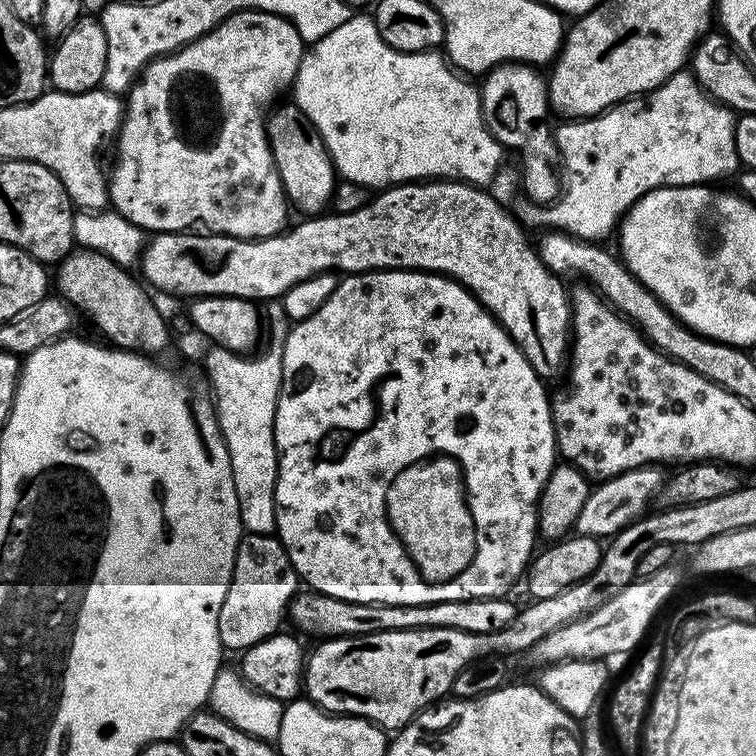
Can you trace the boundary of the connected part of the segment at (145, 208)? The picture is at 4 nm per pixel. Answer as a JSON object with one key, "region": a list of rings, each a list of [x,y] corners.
{"region":[[[245,10],[228,16],[221,24],[211,28],[206,35],[190,42],[185,48],[179,48],[177,52],[169,52],[166,56],[157,56],[147,68],[139,73],[136,83],[132,85],[126,96],[126,107],[122,112],[122,123],[118,139],[115,141],[115,143],[117,142],[116,165],[113,166],[112,172],[110,168],[108,194],[111,207],[128,219],[130,223],[134,223],[140,229],[147,230],[152,234],[192,230],[197,227],[195,224],[201,224],[204,227],[201,229],[207,230],[209,233],[237,236],[239,240],[264,240],[267,236],[278,236],[285,231],[290,224],[288,221],[290,201],[284,194],[284,184],[276,169],[272,146],[268,143],[266,117],[273,105],[281,99],[279,96],[287,88],[289,91],[293,87],[296,72],[300,68],[300,59],[304,56],[305,51],[306,42],[290,21],[269,12]]]}

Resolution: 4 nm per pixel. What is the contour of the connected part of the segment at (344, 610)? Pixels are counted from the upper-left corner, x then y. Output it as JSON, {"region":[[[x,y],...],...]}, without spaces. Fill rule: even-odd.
{"region":[[[311,590],[293,596],[290,620],[315,638],[365,636],[371,632],[393,632],[403,628],[440,628],[438,604],[358,604],[354,600],[342,600],[336,594],[323,596],[321,592]]]}

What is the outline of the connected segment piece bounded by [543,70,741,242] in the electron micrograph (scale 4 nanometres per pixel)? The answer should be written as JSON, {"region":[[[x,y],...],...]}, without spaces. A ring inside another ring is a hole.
{"region":[[[681,70],[653,92],[623,100],[598,116],[564,122],[560,129],[555,129],[554,137],[566,183],[555,203],[543,209],[547,227],[578,240],[600,242],[603,236],[611,232],[613,235],[624,213],[647,192],[655,188],[704,186],[732,171],[735,173],[741,167],[740,156],[736,153],[736,121],[732,108],[709,96],[691,71]]]}

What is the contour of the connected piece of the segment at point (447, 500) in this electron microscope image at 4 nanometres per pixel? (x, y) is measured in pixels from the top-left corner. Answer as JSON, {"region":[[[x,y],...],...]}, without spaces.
{"region":[[[438,462],[434,466],[414,466],[406,472],[400,472],[386,493],[388,506],[384,510],[384,520],[390,521],[393,531],[403,538],[404,548],[416,566],[413,576],[424,576],[424,584],[428,584],[428,588],[444,588],[444,584],[452,584],[464,572],[468,572],[468,568],[472,568],[478,532],[458,502],[456,476],[452,476],[450,464]]]}

